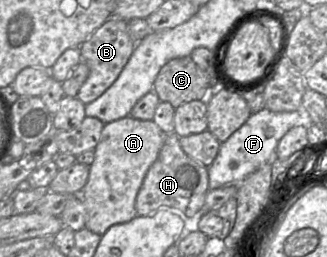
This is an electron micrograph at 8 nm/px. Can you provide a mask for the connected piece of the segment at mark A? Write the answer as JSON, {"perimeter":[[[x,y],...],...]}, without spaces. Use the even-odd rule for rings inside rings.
{"perimeter":[[[130,115],[104,125],[94,149],[94,161],[89,166],[88,180],[80,192],[88,230],[102,236],[111,226],[129,222],[137,216],[136,197],[166,135],[153,120],[138,120]]]}

